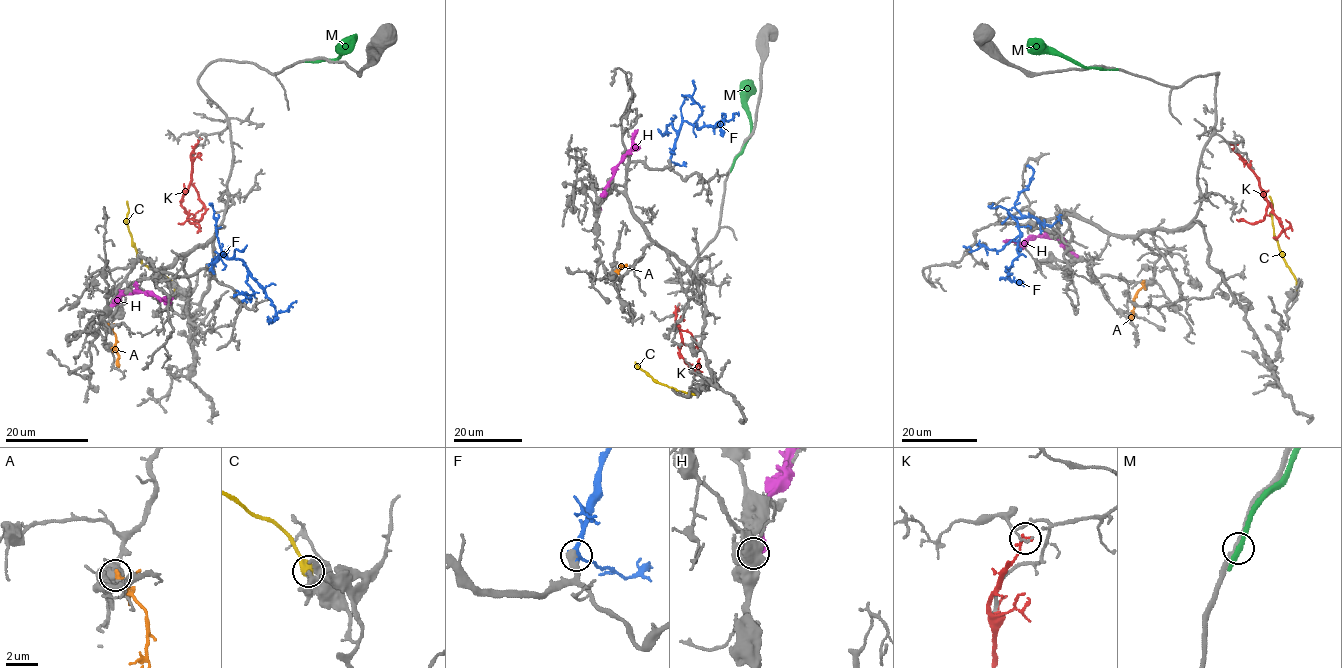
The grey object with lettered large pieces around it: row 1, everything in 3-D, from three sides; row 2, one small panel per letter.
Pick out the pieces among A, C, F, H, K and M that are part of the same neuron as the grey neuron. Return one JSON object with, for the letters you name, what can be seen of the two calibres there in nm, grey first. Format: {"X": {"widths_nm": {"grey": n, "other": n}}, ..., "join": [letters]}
{"F": {"widths_nm": {"grey": 600, "other": 320}}, "join": ["F"]}

